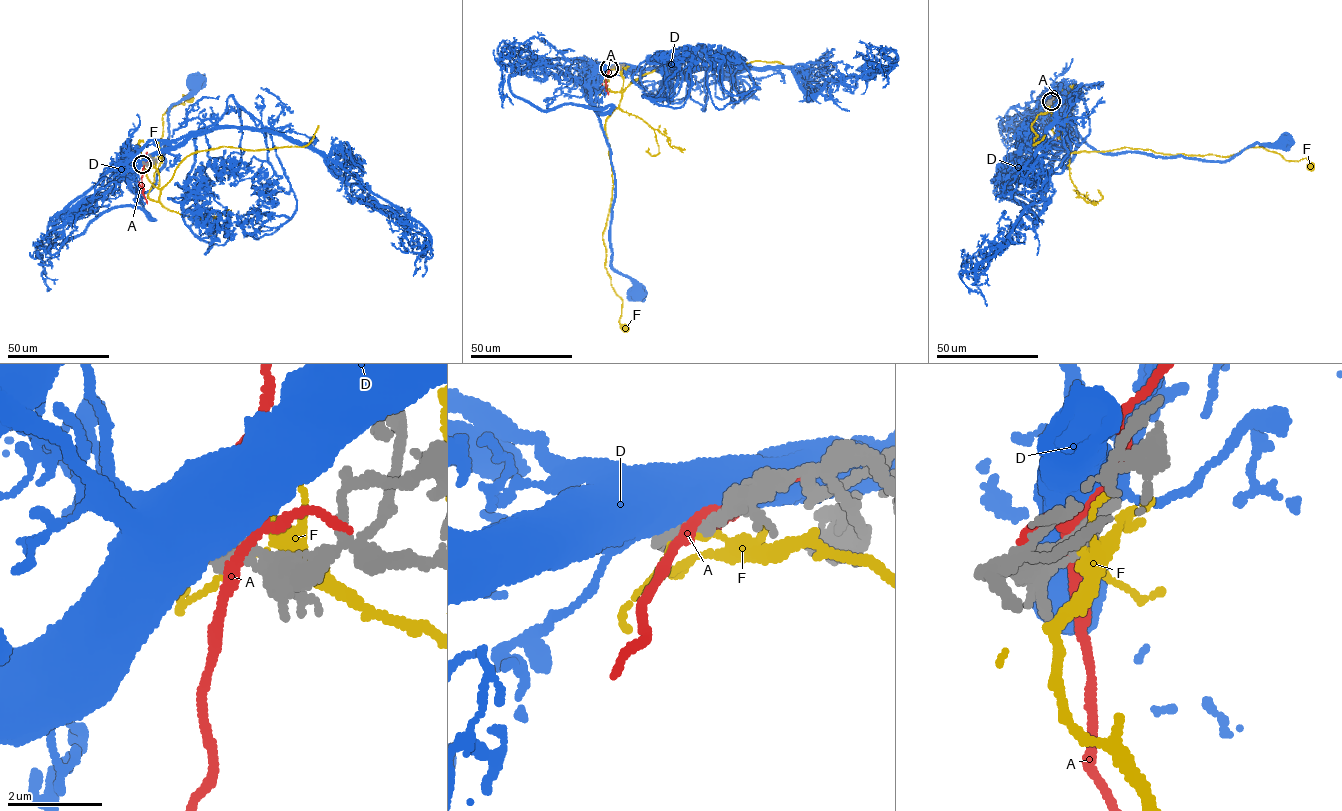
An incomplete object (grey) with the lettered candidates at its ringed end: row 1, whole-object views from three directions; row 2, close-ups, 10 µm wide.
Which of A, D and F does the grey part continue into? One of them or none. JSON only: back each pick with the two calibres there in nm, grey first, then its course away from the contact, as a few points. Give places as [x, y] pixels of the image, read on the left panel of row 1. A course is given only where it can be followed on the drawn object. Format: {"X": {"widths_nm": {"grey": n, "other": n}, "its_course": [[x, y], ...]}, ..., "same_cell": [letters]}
{"same_cell": []}

